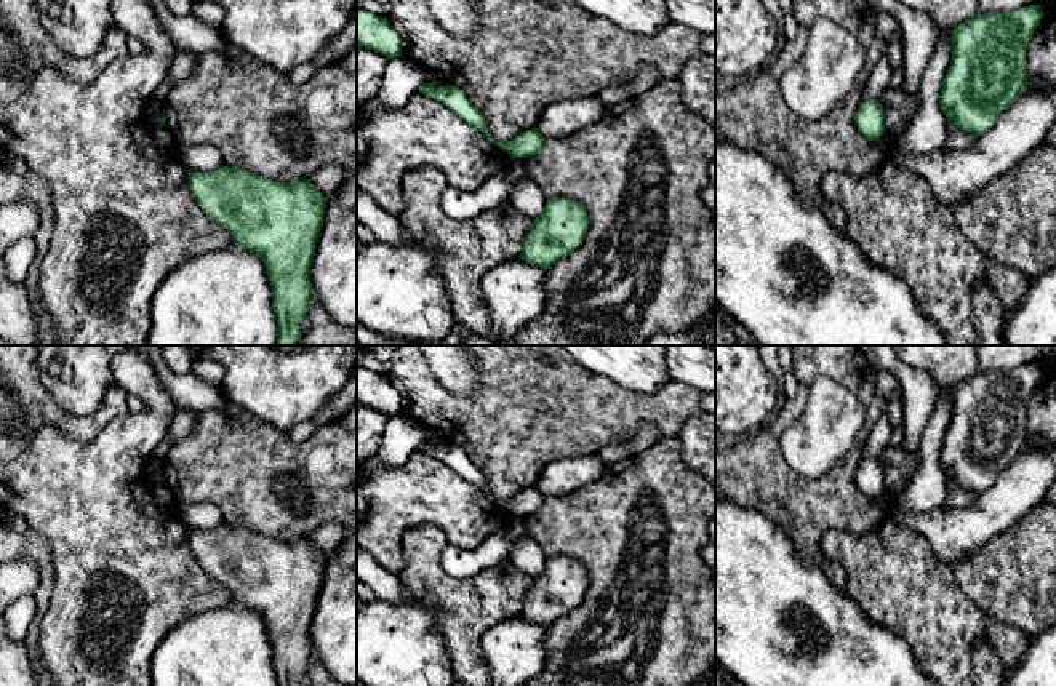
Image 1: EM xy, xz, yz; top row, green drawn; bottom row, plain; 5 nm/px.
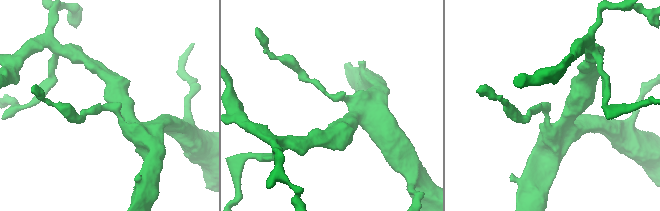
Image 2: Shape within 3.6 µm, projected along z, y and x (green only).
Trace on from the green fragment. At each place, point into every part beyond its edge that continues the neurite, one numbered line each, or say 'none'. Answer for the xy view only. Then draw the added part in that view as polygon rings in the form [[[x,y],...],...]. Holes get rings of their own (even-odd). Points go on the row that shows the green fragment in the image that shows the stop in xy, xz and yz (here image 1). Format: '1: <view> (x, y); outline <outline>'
none

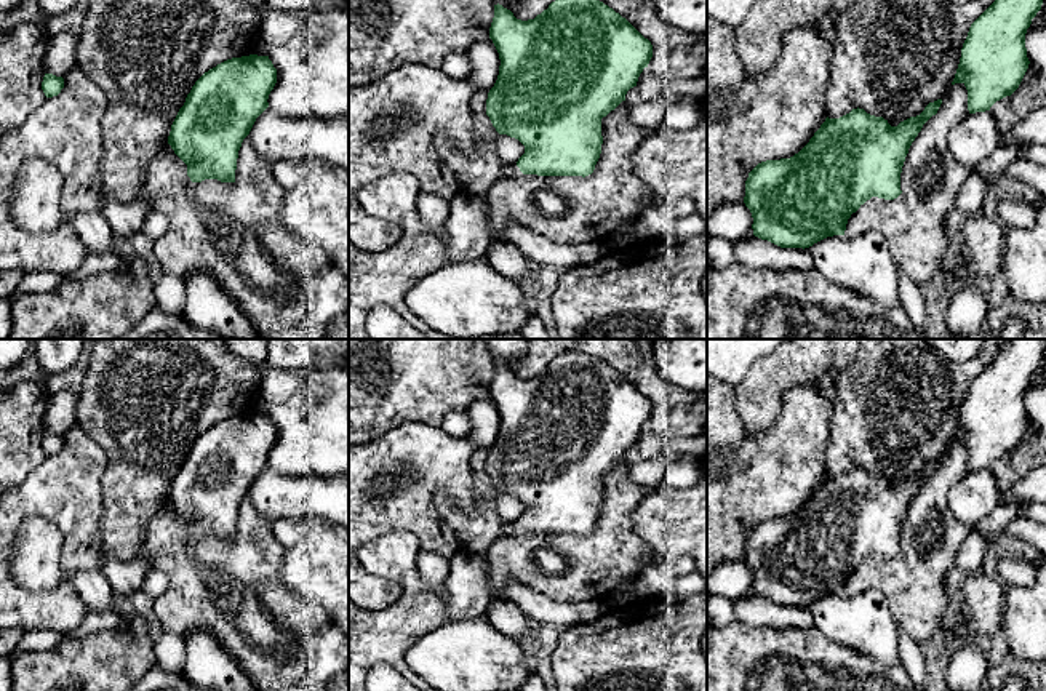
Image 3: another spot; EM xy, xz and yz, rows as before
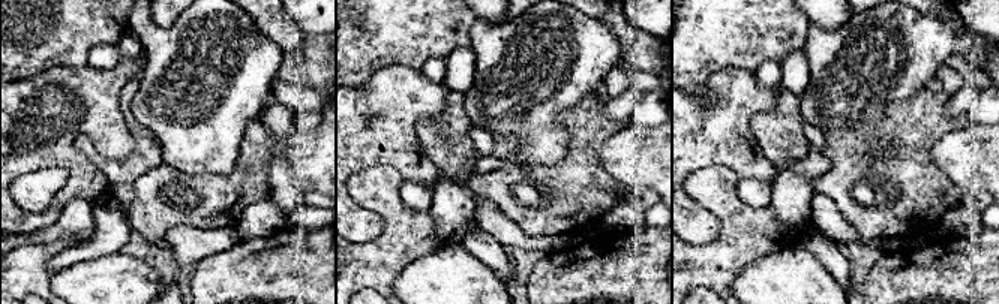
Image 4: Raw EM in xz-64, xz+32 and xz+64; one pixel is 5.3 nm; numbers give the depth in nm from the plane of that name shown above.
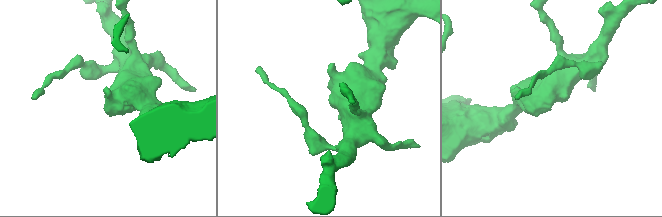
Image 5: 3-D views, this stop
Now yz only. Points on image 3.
none

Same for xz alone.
1: xz (511, 170); outline [[[505,163],[504,165],[504,178],[515,178],[518,174],[521,174],[521,171],[517,166],[517,163]]]

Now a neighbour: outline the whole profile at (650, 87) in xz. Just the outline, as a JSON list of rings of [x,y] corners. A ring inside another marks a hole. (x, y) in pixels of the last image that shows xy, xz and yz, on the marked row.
[[[648,67],[640,74],[637,88],[640,99],[645,102],[656,101],[662,96],[670,96],[672,102],[680,99],[680,96],[667,90],[664,80],[656,77]]]

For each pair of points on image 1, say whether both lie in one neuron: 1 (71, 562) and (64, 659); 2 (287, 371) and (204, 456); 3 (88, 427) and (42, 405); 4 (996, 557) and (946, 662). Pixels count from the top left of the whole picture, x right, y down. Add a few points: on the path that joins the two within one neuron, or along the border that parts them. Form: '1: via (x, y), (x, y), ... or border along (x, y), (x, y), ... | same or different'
1: via (72, 586), (72, 635) | same
2: border along (229, 400), (280, 432) | different
3: via (77, 427), (53, 414) | same
4: border along (952, 570), (960, 589), (986, 614), (1004, 624) | different

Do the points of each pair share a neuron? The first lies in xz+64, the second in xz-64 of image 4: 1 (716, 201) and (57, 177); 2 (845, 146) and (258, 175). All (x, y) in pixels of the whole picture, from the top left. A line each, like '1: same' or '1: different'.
1: same
2: same

